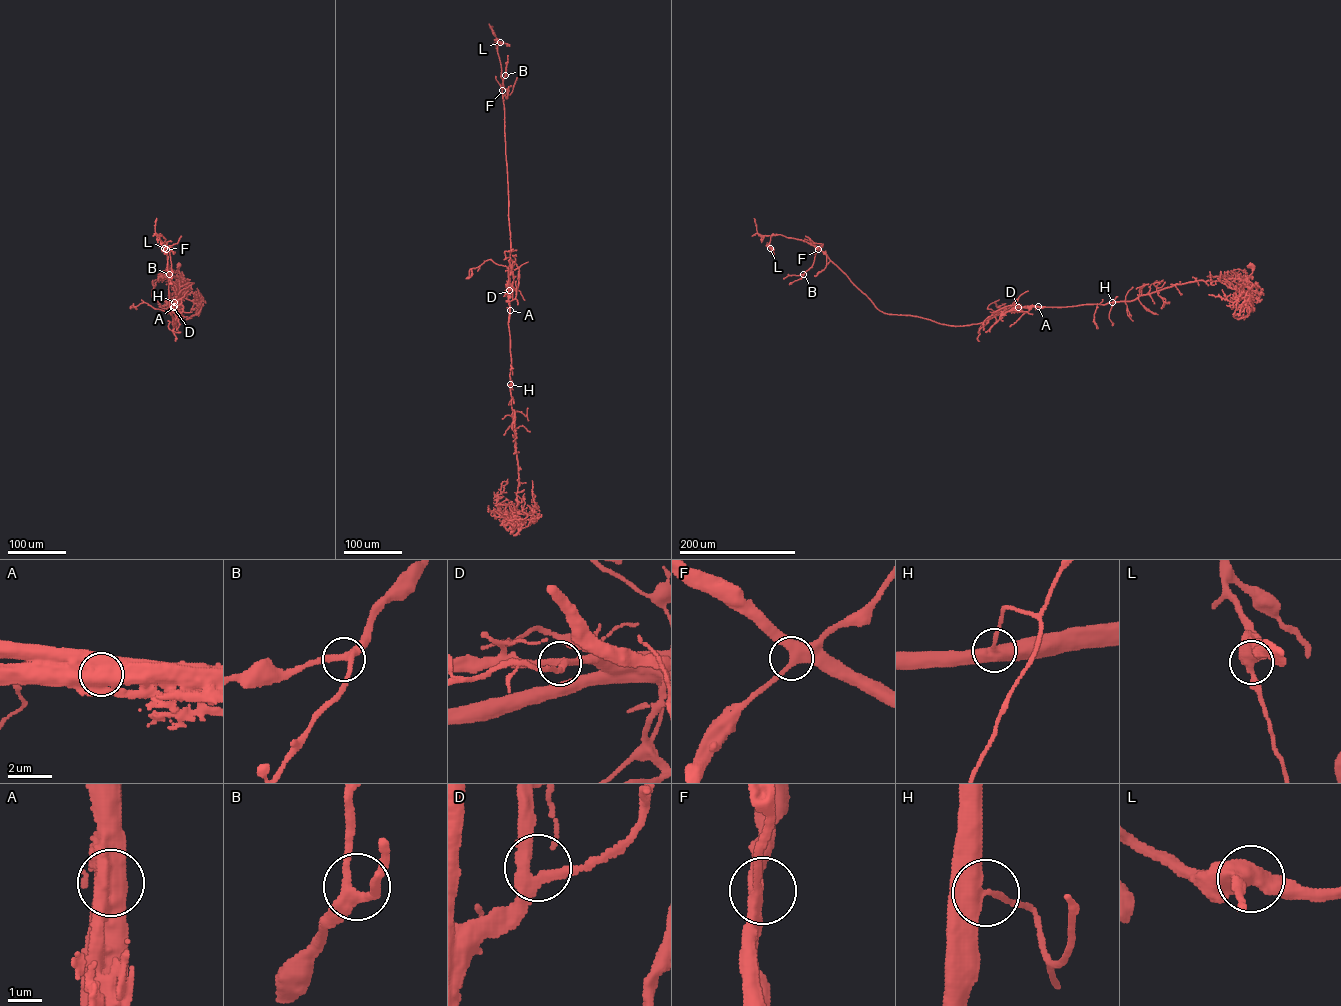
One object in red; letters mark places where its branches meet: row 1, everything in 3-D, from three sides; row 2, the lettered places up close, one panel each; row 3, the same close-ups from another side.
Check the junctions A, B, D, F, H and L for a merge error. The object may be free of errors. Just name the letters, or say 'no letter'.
A

